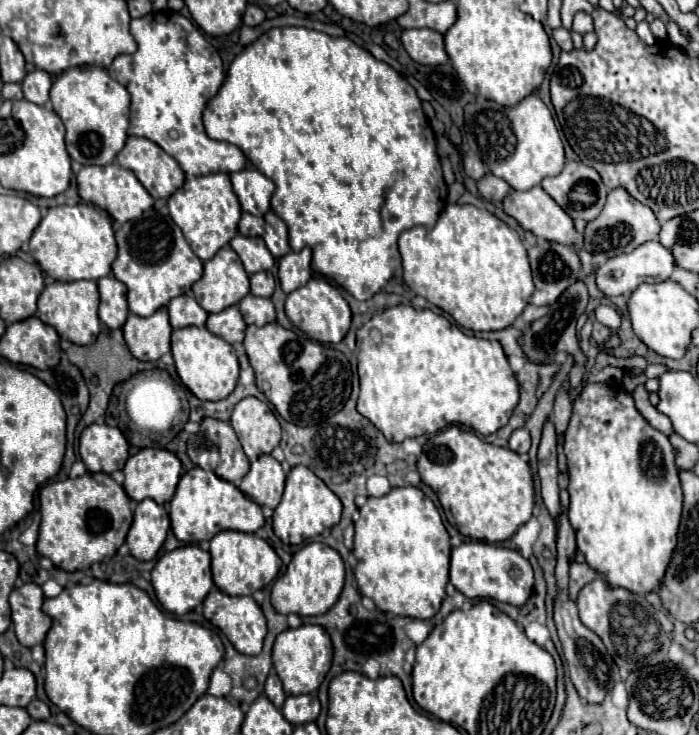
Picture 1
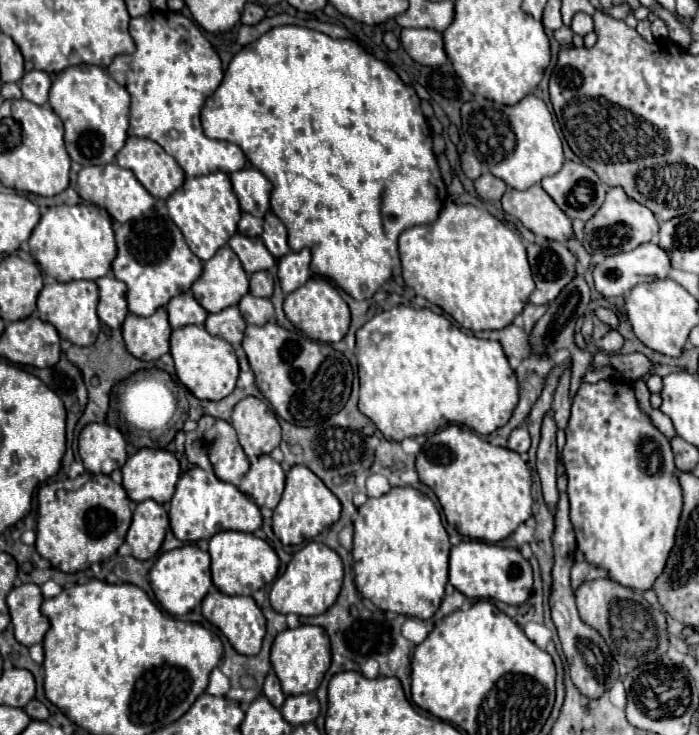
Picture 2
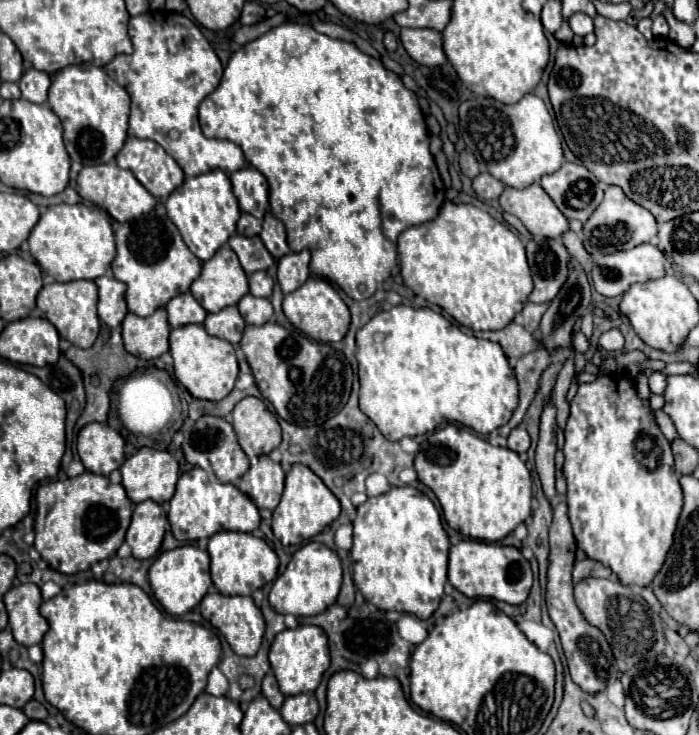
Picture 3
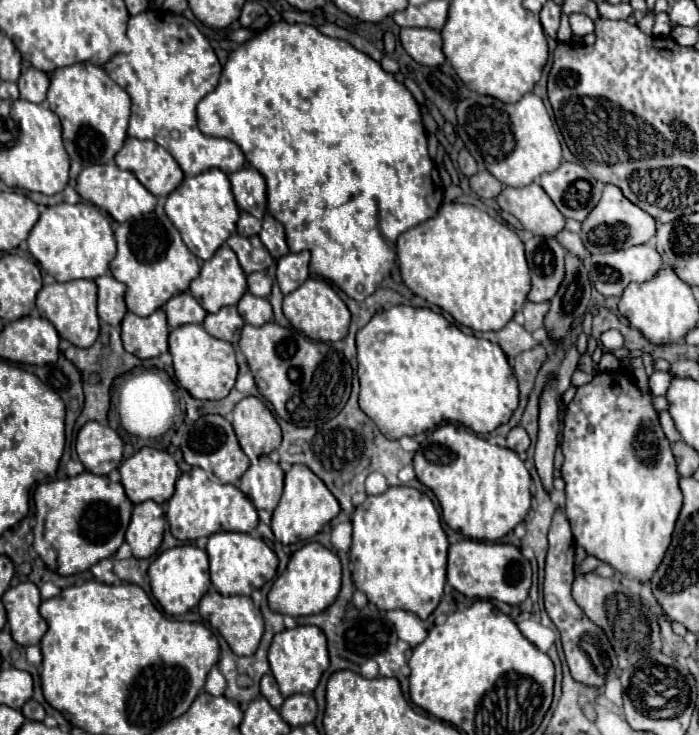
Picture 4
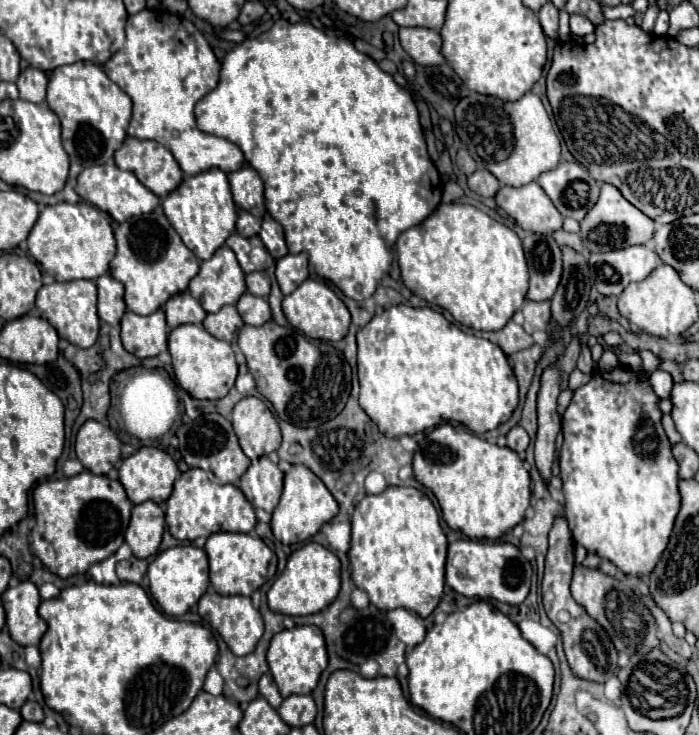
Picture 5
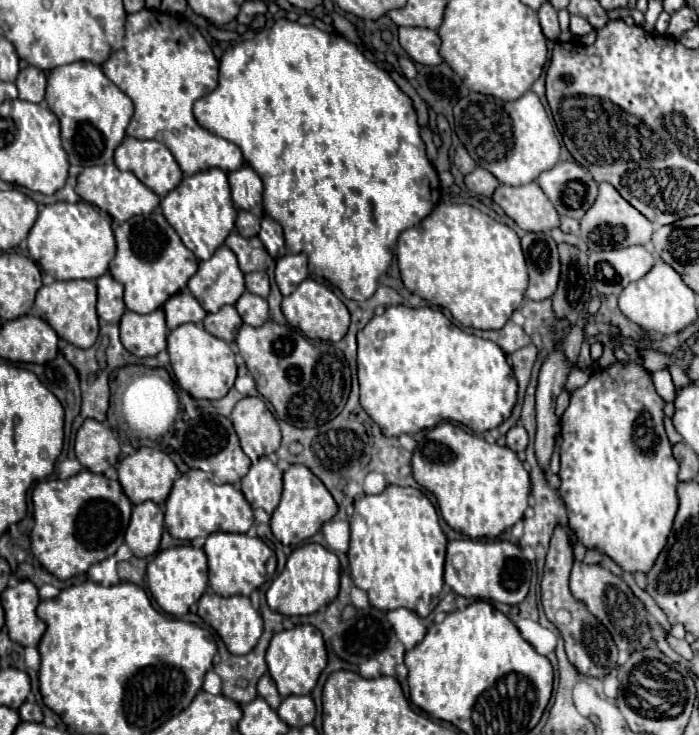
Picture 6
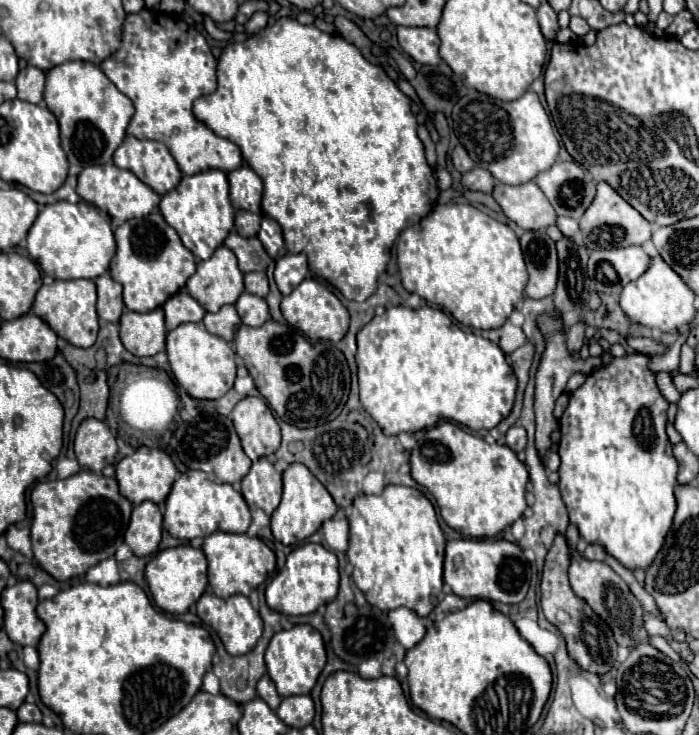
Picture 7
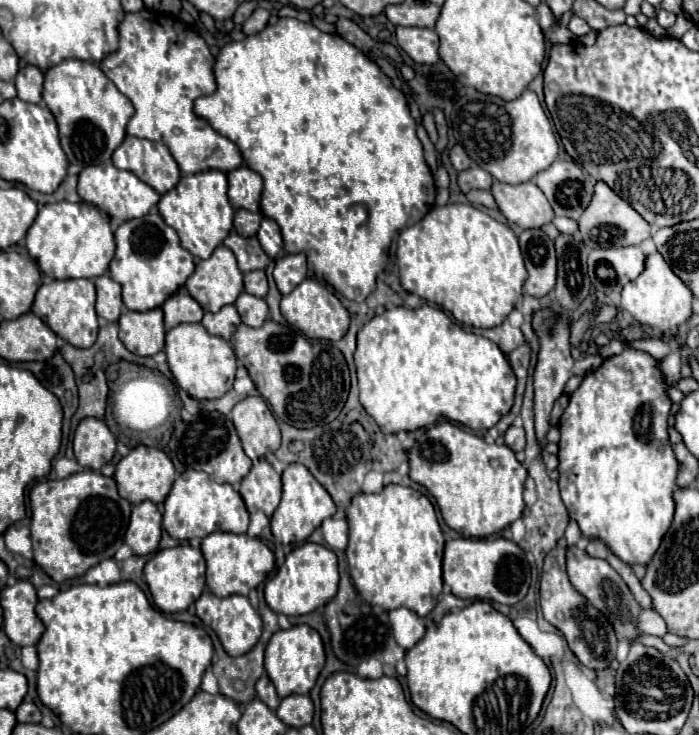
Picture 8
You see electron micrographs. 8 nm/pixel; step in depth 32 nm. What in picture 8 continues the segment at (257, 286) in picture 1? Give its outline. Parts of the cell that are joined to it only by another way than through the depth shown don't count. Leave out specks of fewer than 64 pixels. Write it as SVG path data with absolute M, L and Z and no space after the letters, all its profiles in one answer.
M262 270L244 274L244 290L246 290L248 294L254 294L254 296L264 298L266 292L268 292L268 280L266 280L266 274L264 274Z

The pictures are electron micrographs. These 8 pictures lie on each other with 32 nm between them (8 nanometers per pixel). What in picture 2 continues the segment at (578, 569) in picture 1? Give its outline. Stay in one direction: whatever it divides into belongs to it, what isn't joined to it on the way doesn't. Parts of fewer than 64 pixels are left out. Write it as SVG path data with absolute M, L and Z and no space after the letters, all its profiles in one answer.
M574 562L572 574L570 574L570 578L572 578L572 592L576 592L576 588L580 584L584 584L584 580L594 580L596 576L608 576L608 574L606 574L606 570L600 570L596 566L588 564L588 562Z

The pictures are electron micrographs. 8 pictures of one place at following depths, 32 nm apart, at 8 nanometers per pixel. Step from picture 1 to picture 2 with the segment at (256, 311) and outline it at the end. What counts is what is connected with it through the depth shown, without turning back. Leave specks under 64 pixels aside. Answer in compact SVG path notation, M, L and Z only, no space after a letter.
M246 294L240 300L238 308L240 308L246 324L260 326L260 324L266 324L266 322L270 322L274 318L274 306L272 306L272 302L268 298L256 298L252 294Z

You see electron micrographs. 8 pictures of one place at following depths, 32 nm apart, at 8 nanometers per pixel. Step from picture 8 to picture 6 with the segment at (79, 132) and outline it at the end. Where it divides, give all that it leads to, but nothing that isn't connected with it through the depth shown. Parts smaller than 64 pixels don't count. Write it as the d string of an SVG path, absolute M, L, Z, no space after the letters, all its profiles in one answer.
M74 62L54 68L48 74L46 104L60 120L62 146L70 158L70 164L78 166L110 162L114 150L126 136L126 128L134 112L132 100L106 78L100 66L92 62Z

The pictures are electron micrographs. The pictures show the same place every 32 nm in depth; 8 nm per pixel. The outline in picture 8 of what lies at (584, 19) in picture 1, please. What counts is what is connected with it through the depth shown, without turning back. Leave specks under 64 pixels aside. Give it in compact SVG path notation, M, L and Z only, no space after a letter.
M572 16L570 24L568 24L568 30L570 30L572 34L576 34L576 36L584 36L584 34L590 32L590 26L586 24L586 20L582 20L582 18L578 18L578 16Z

